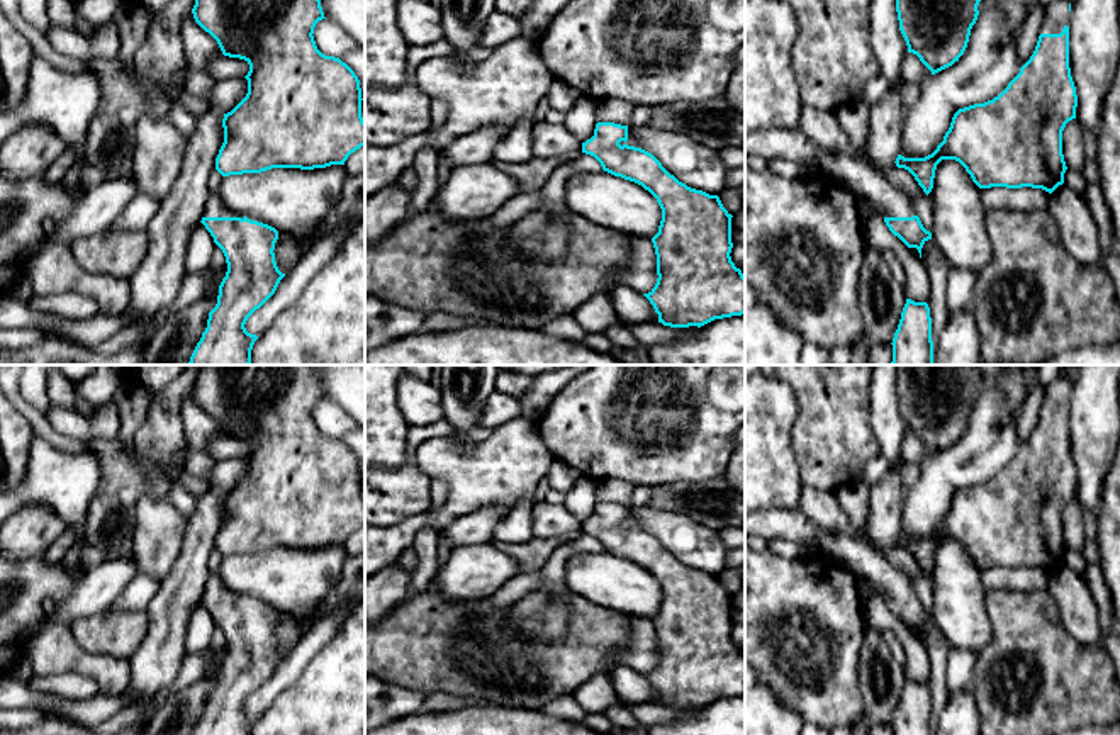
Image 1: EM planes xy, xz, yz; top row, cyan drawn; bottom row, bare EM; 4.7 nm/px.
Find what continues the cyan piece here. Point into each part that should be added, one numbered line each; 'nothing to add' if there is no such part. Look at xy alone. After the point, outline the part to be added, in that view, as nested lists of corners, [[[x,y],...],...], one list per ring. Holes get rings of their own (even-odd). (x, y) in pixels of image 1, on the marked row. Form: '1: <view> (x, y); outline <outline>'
1: xy (214, 207); outline [[[210,200],[205,205],[202,217],[244,217],[244,214],[232,210],[222,200]]]

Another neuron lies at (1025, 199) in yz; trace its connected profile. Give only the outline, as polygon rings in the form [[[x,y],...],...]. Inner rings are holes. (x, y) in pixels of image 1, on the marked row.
[[[991,187],[981,188],[981,197],[986,210],[1045,210],[1049,207],[1050,194],[1042,188],[1022,187]]]

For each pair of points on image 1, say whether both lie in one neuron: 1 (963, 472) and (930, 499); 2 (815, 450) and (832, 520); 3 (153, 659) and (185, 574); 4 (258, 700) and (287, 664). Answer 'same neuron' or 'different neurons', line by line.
1: same neuron
2: different neurons
3: same neuron
4: same neuron

